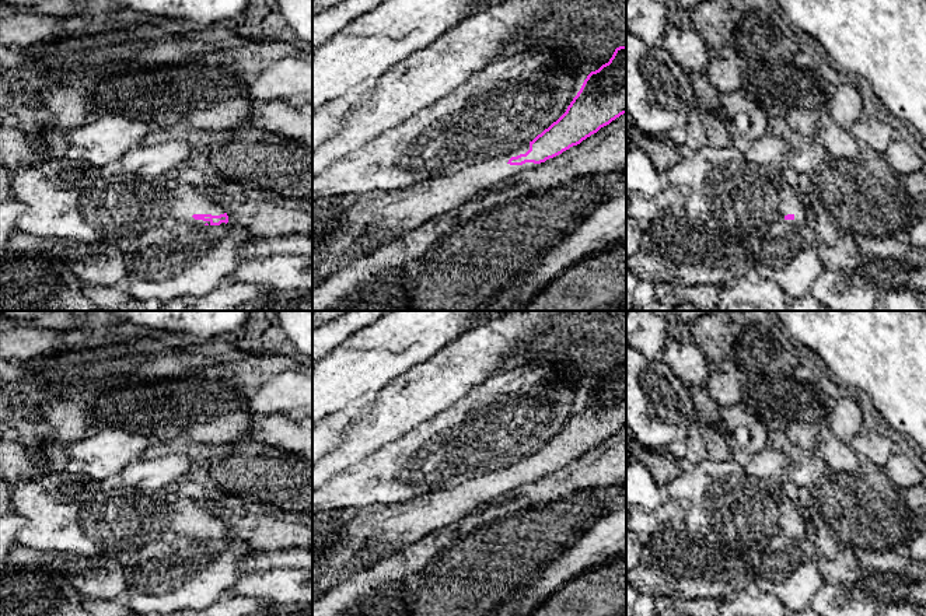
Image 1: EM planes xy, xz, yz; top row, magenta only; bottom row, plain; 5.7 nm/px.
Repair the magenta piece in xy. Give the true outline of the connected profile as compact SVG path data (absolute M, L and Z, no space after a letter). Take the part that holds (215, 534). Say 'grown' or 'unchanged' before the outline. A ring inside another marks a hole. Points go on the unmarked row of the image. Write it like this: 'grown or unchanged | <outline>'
grown | M172 496L172 517L164 531L170 533L188 535L196 539L220 539L228 536L226 524L199 501Z

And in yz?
grown | M782 491L775 494L776 504L780 510L779 526L794 540L807 539L806 521L794 503L782 494Z

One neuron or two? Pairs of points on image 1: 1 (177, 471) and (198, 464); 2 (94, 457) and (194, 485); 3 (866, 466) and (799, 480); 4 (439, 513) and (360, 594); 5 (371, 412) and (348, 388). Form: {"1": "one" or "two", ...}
{"1": "two", "2": "two", "3": "one", "4": "two", "5": "two"}

